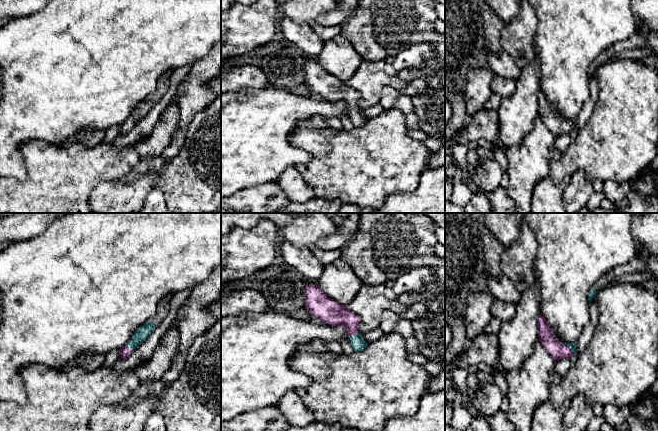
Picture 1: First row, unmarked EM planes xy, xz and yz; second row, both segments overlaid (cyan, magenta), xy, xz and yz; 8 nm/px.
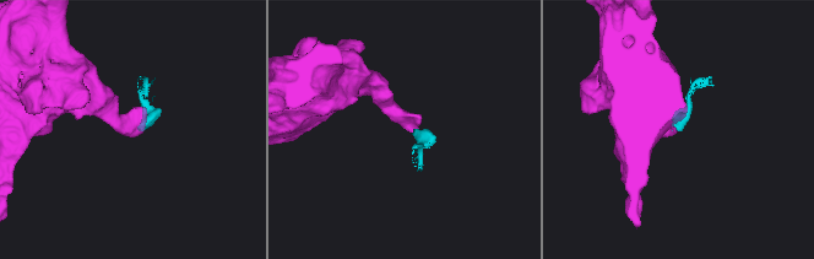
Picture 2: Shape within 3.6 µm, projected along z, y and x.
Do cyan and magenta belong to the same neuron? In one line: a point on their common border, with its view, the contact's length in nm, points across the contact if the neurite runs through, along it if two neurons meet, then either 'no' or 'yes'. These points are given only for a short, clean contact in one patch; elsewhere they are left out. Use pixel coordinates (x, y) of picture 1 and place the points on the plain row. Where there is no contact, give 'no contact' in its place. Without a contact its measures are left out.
yz (569, 123) | 130 nm | across yz (572, 122), (569, 123), (557, 126) | yes

